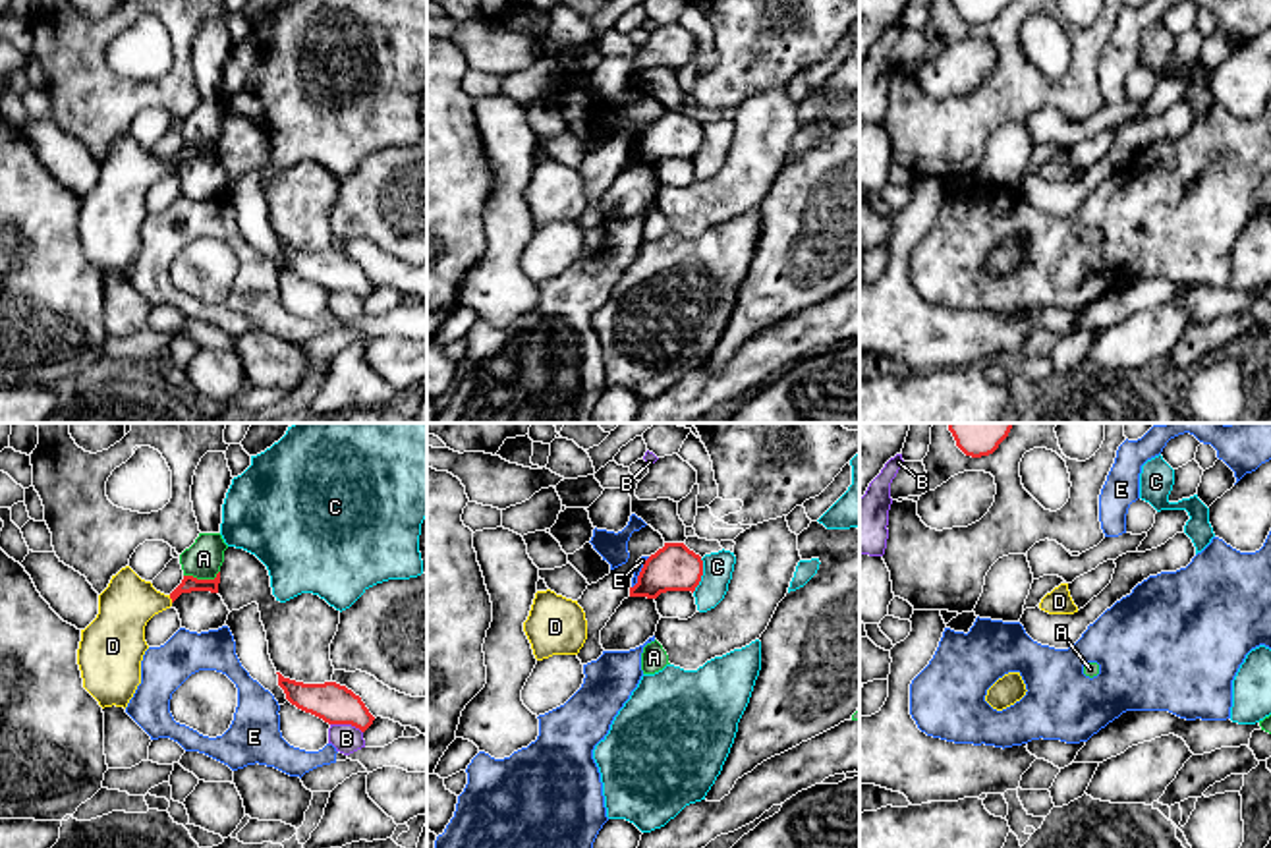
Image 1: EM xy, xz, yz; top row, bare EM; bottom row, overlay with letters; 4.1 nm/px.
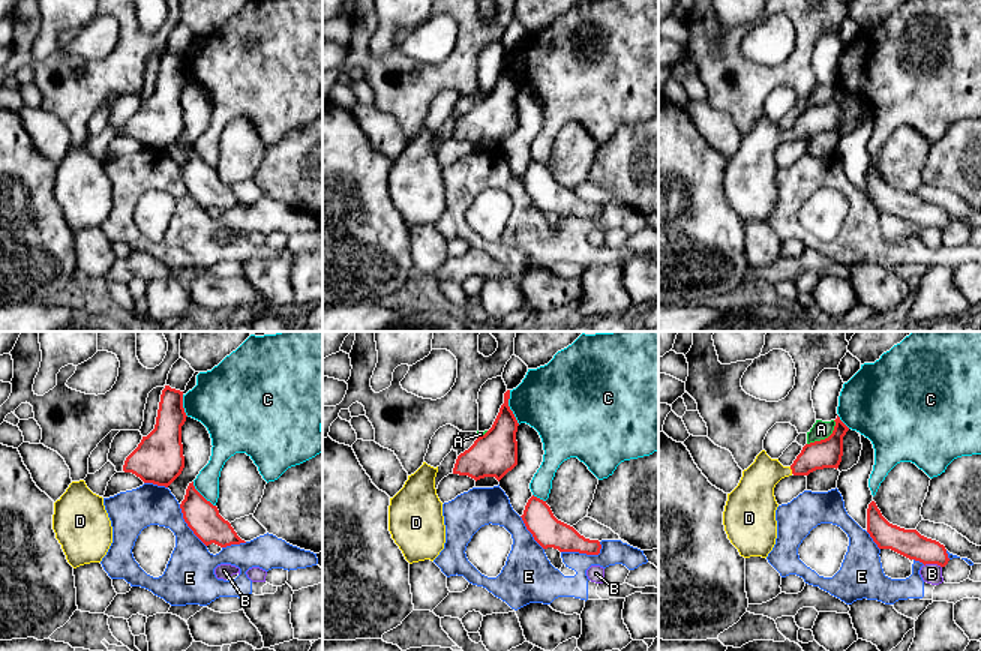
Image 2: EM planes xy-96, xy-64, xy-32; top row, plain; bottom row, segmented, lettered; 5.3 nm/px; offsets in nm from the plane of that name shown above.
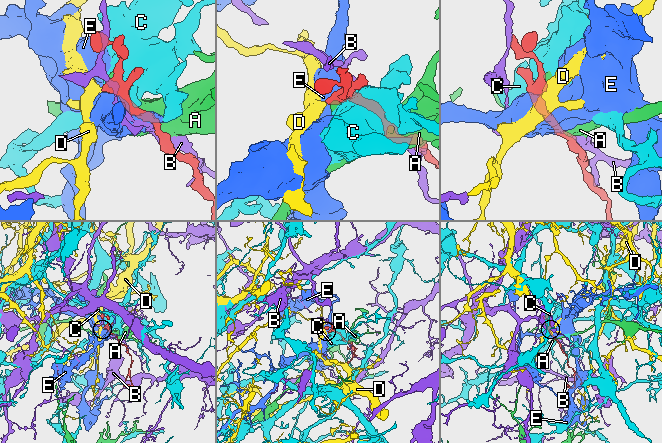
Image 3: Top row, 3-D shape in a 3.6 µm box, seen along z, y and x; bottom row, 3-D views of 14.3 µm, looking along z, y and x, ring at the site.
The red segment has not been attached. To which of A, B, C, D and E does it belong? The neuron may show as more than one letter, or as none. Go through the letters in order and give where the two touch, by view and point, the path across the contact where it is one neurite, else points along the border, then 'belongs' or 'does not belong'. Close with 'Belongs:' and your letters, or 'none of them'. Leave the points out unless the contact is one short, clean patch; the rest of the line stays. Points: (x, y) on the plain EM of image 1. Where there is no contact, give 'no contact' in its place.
A: meets red in xy at (201, 147); does not belong
B: meets red in xy at (346, 290); does not belong
C: meets red in xz at (702, 141); does not belong
D: meets red in xy at (170, 165); runs through xy (188, 151), (170, 165), (128, 170); belongs
E: meets red in xz at (640, 140); does not belong
Belongs: D

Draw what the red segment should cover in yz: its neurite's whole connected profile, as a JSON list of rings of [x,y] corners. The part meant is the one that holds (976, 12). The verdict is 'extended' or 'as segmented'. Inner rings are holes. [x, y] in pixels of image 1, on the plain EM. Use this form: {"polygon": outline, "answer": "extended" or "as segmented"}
{"polygon": [[[952,0],[956,14],[972,25],[993,21],[1008,0]]], "answer": "as segmented"}

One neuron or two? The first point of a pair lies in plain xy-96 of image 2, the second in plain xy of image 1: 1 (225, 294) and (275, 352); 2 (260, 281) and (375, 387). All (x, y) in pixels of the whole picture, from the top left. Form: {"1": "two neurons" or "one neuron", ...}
{"1": "one neuron", "2": "one neuron"}

